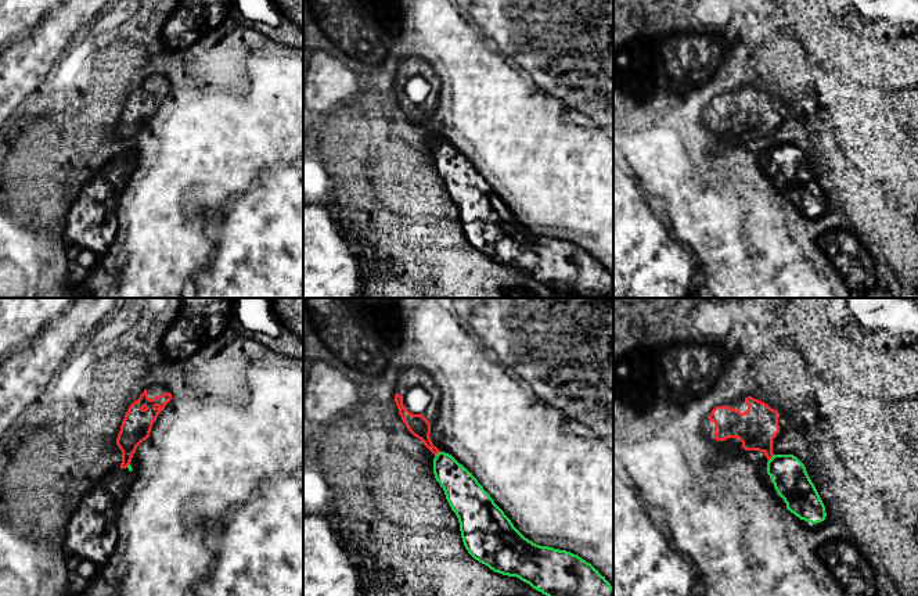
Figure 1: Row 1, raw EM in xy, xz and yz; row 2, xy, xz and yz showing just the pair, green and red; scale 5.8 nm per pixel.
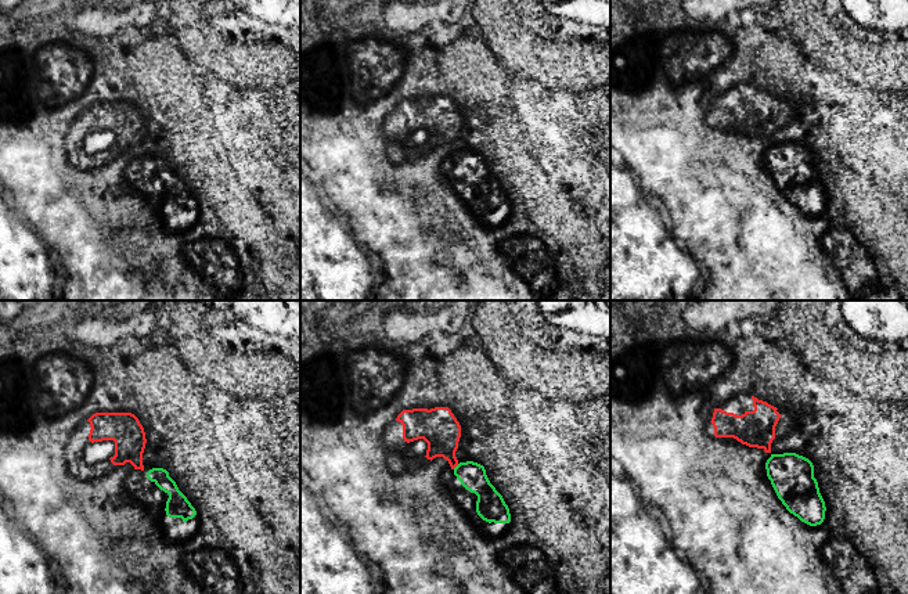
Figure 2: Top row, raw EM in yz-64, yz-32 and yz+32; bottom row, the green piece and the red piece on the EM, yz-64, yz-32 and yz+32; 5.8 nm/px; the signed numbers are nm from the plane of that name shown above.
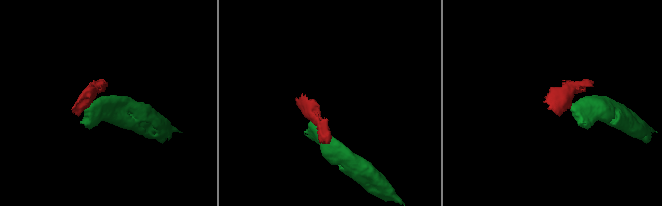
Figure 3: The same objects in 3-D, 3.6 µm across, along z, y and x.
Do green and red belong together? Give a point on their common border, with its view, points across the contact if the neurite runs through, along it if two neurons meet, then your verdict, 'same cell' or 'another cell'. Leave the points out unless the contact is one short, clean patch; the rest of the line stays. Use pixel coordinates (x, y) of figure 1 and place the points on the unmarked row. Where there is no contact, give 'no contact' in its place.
contact yz (771, 147); border yz (774, 144), (769, 150); another cell

